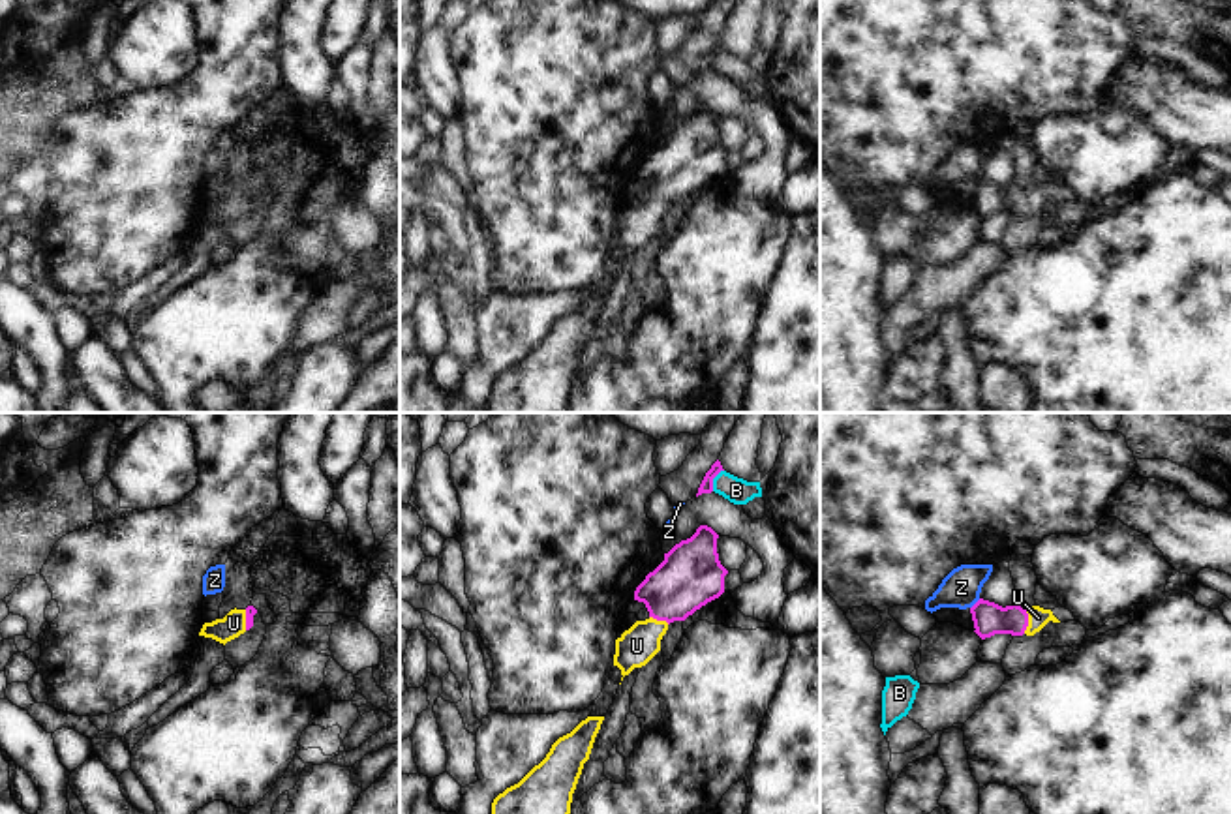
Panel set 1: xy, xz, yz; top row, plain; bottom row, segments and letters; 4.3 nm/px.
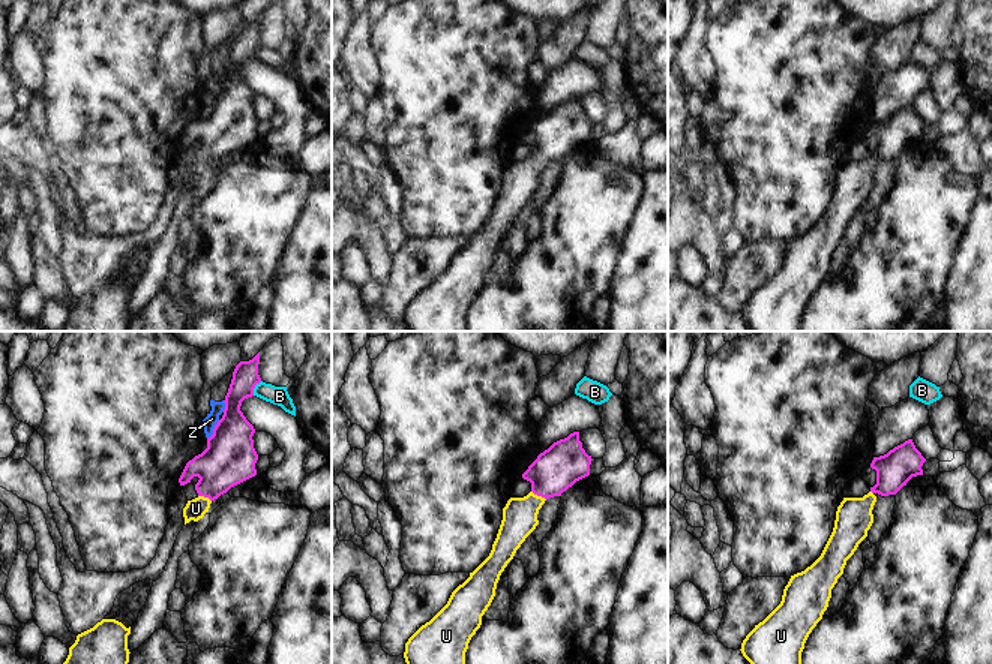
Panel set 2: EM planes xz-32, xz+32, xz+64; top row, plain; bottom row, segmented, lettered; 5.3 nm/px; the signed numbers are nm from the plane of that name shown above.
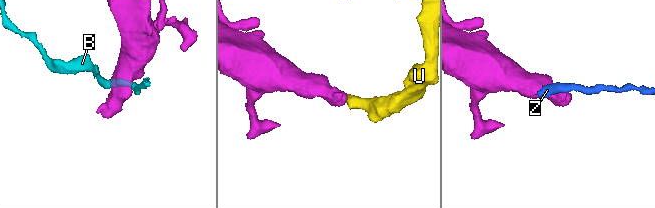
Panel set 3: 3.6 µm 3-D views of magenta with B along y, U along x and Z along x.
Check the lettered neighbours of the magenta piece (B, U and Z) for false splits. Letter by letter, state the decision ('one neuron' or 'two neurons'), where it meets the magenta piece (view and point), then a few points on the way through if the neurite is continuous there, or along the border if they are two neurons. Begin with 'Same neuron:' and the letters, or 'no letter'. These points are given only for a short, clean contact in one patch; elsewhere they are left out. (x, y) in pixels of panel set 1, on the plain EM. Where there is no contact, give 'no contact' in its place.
Same neuron: U
B: two neurons | xz (712, 60) | along xz (723, 49), (714, 59), (712, 70)
U: one neuron | yz (1027, 201) | across yz (989, 197), (1027, 201), (1038, 197)
Z: two neurons | yz (974, 184)

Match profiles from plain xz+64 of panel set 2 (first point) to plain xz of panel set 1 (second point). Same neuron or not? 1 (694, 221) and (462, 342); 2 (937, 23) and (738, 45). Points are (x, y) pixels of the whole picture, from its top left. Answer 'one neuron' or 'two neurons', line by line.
1: one neuron
2: one neuron

